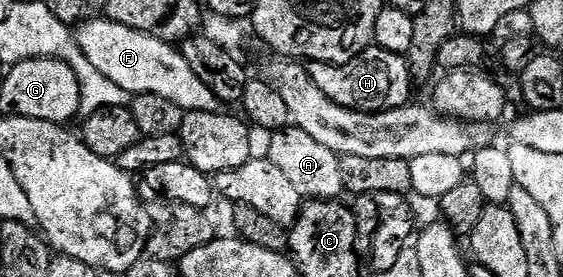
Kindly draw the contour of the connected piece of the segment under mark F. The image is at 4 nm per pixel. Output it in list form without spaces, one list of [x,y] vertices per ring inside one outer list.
[[[106,17],[92,19],[75,28],[76,44],[82,49],[86,61],[98,69],[98,73],[110,77],[114,85],[122,85],[129,96],[154,93],[174,101],[184,112],[218,111],[222,104],[214,89],[207,87],[201,79],[186,65],[179,50],[173,44],[163,43],[160,39],[150,37],[141,31],[126,29],[126,25],[110,22]]]

